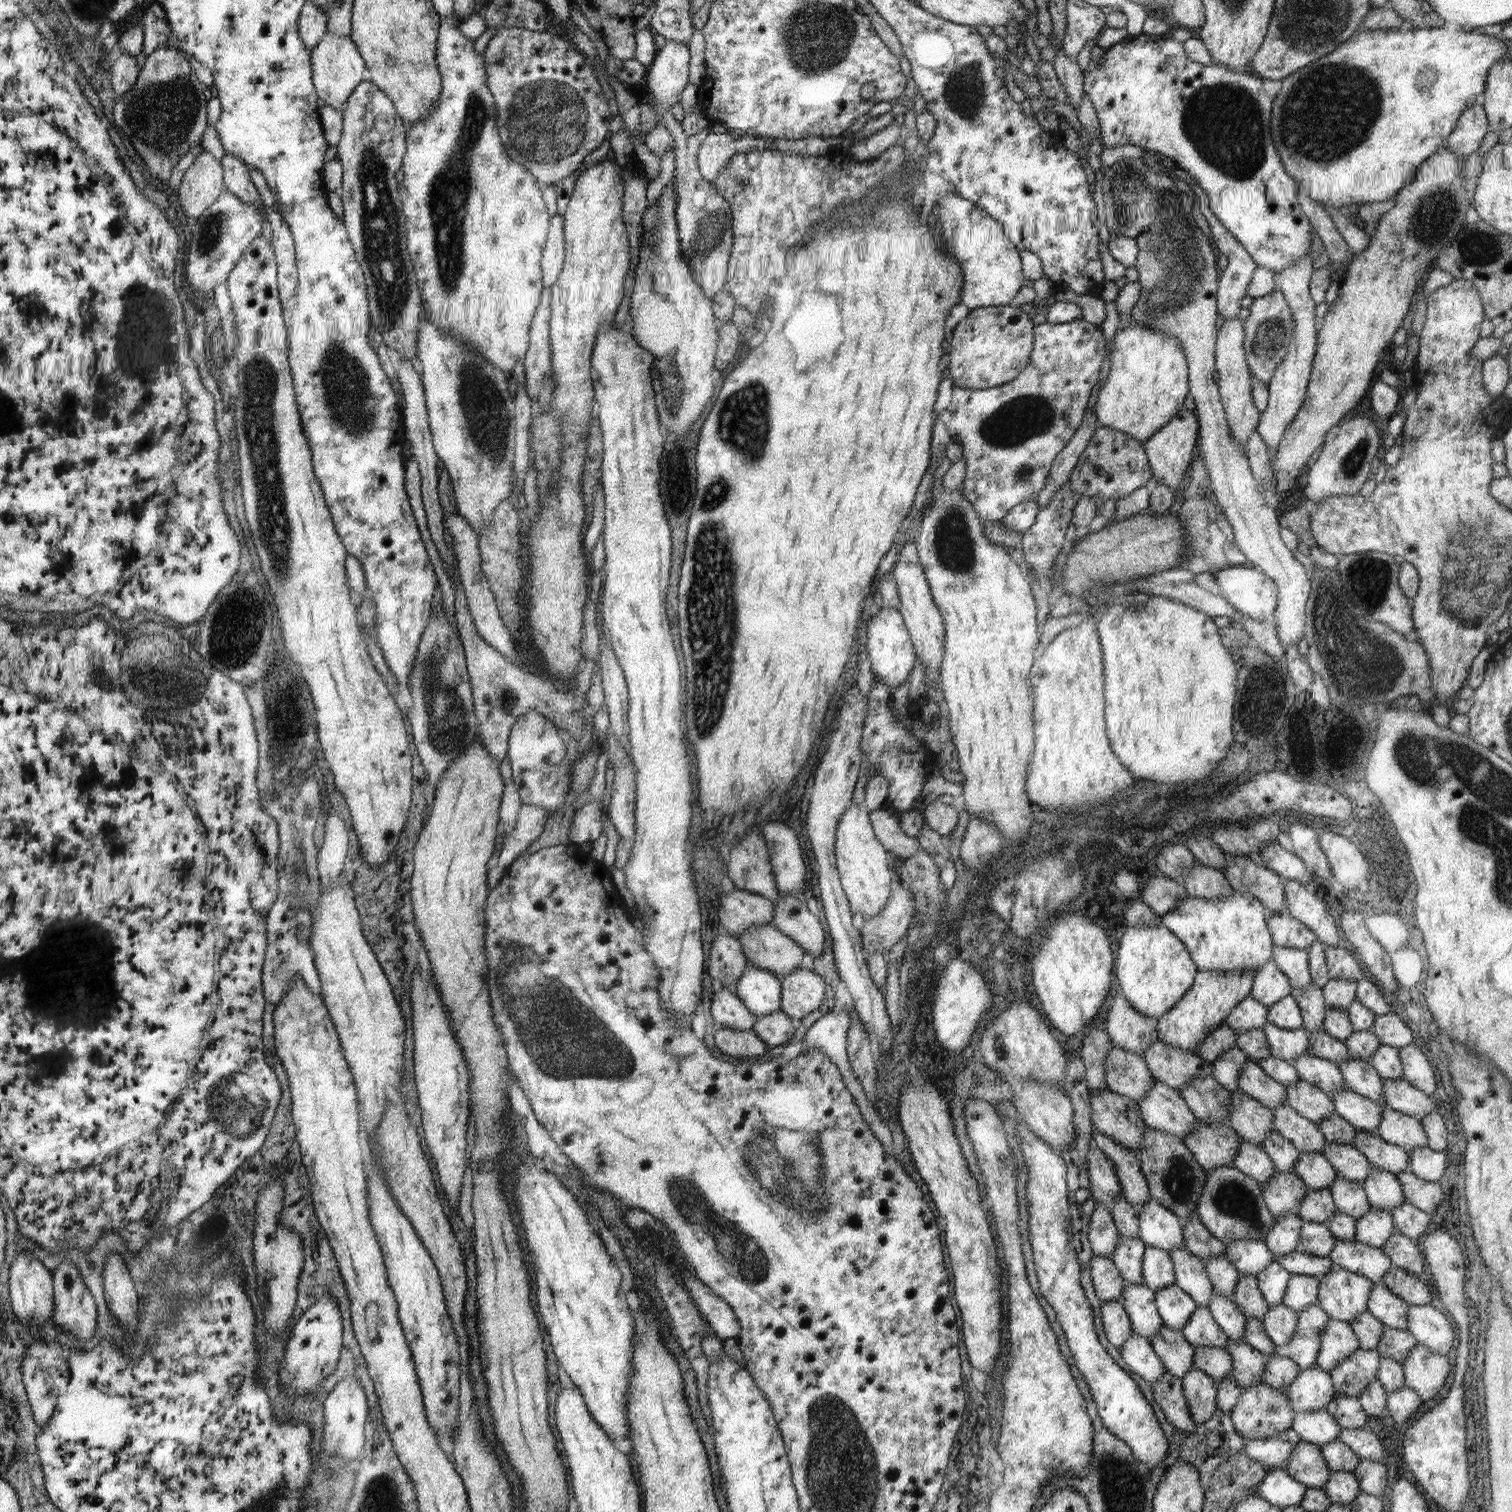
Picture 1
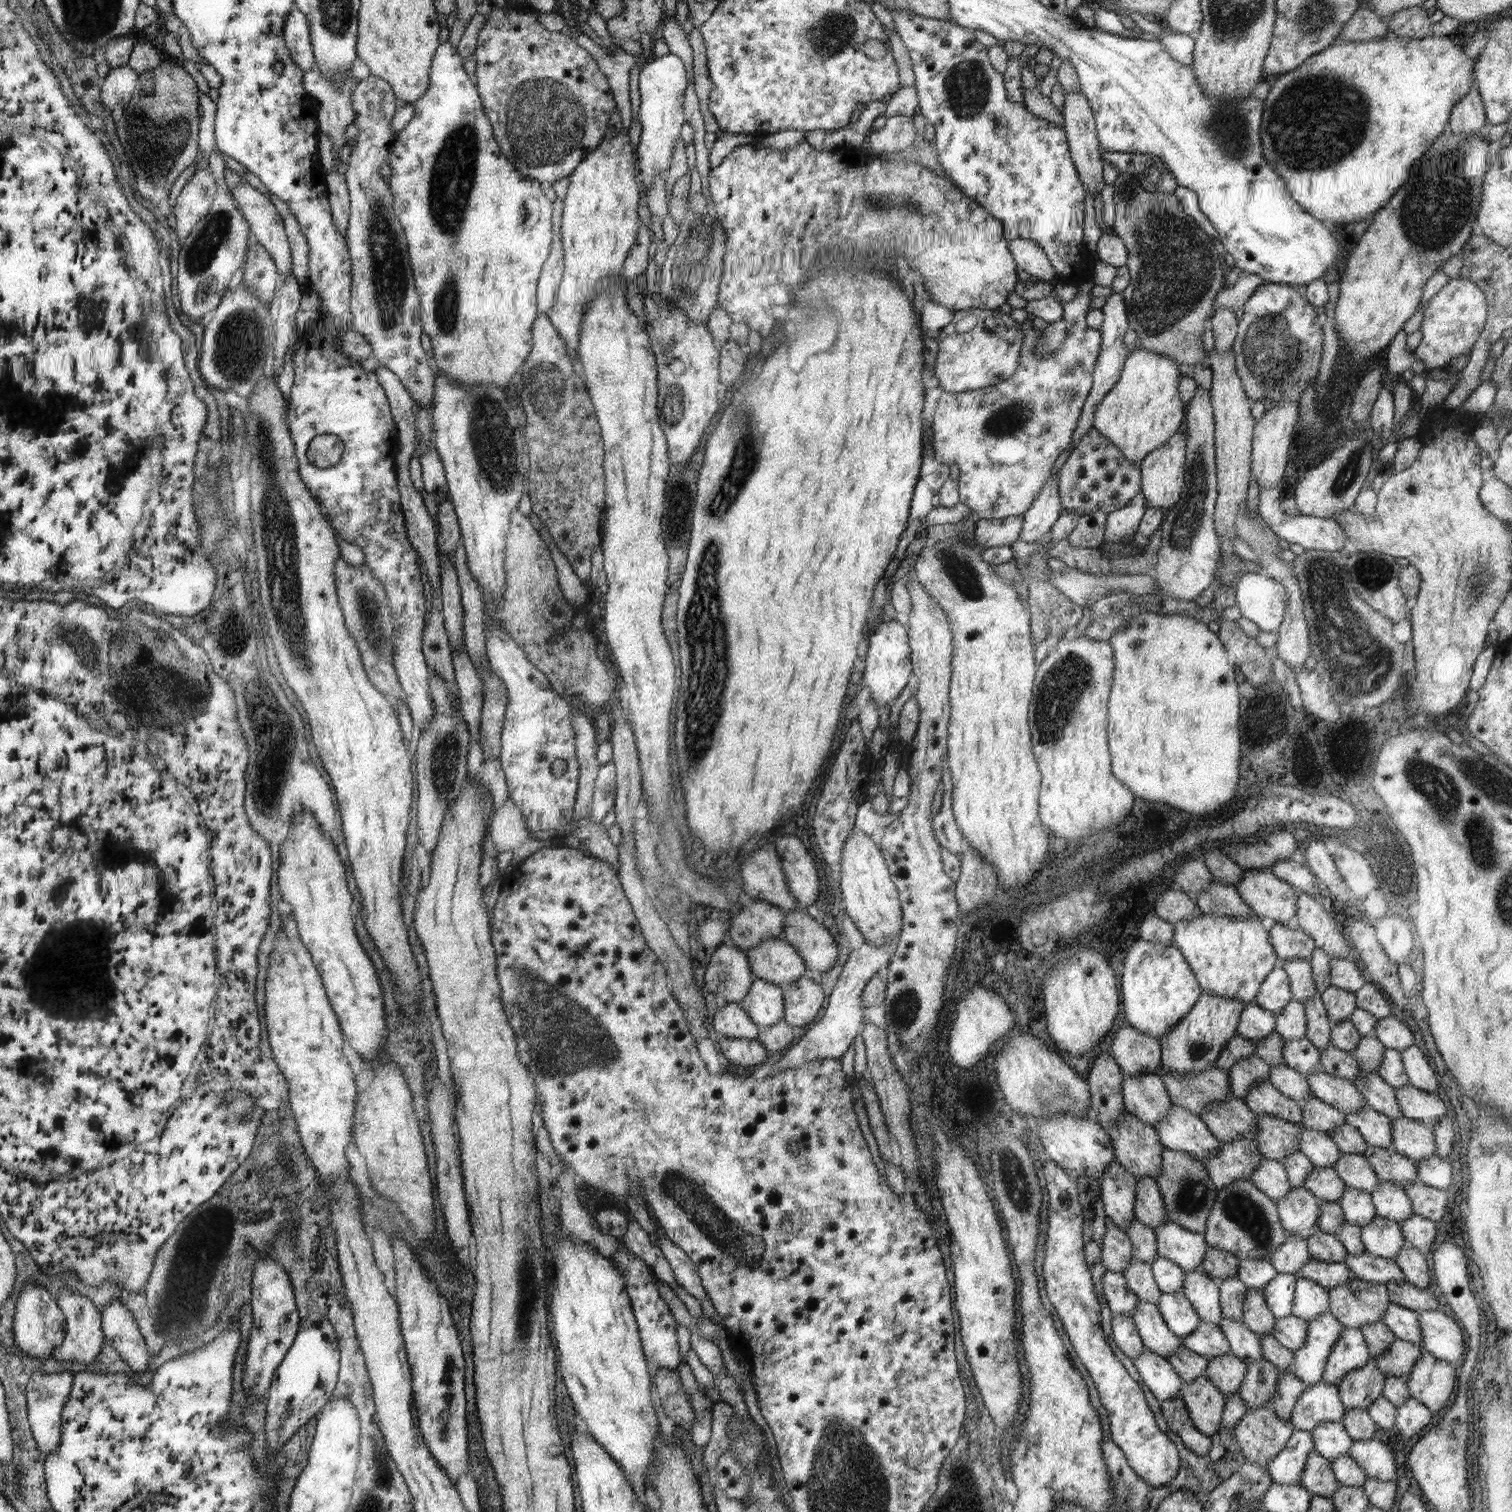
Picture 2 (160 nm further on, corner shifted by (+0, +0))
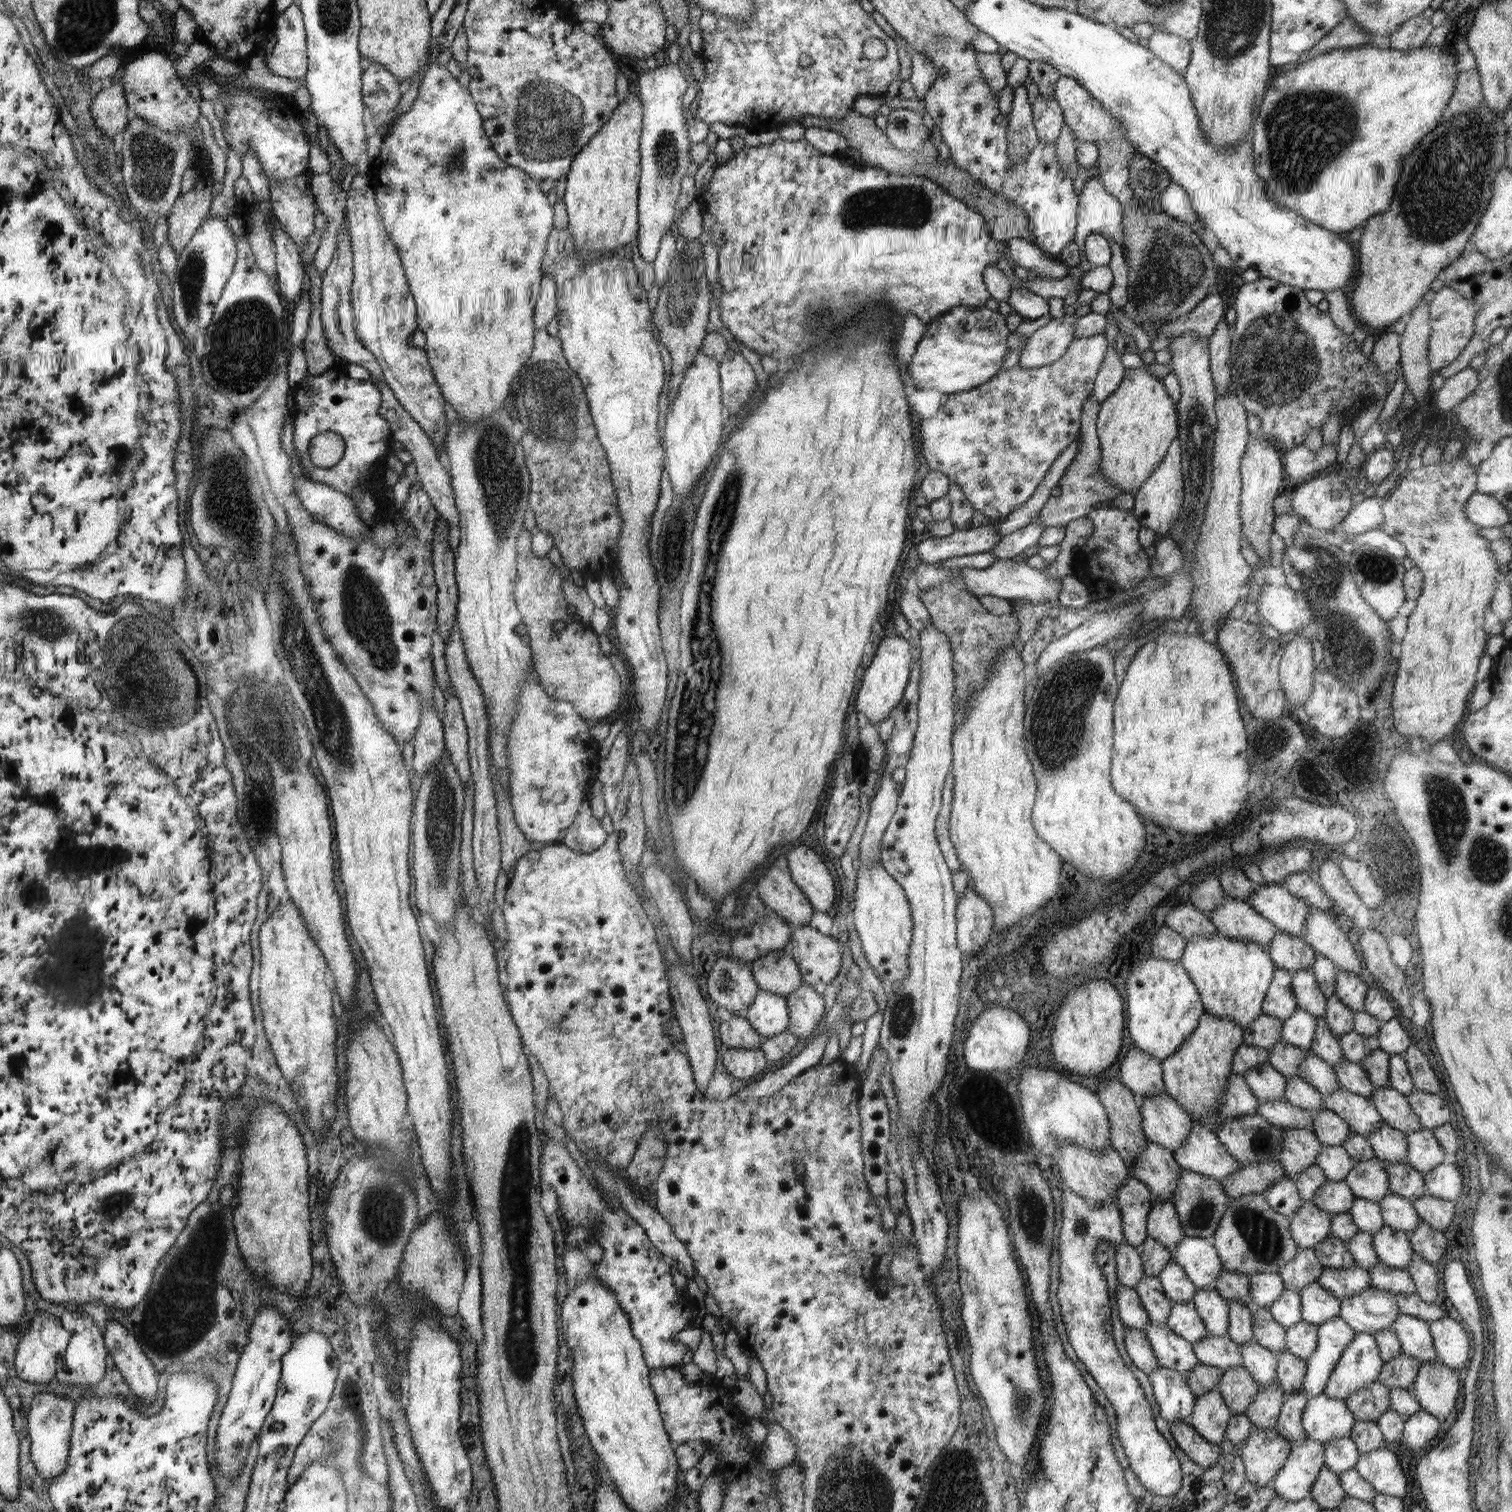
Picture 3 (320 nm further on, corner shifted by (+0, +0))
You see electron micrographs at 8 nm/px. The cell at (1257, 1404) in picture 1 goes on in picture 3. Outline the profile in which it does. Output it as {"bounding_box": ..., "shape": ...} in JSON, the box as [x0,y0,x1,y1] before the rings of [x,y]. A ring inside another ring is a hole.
{"bounding_box":[1238,1428,1291,1486],"shape":[[[1252,1428],[1250,1438],[1238,1449],[1245,1466],[1246,1480],[1266,1486],[1280,1472],[1291,1451],[1291,1444],[1275,1429]]]}

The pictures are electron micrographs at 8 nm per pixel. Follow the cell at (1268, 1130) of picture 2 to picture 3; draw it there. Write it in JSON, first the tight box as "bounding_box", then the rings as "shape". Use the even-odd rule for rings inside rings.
{"bounding_box":[1278,1128,1323,1178],"shape":[[[1293,1128],[1283,1130],[1283,1149],[1279,1152],[1278,1161],[1294,1178],[1305,1168],[1315,1166],[1323,1144],[1312,1129]]]}

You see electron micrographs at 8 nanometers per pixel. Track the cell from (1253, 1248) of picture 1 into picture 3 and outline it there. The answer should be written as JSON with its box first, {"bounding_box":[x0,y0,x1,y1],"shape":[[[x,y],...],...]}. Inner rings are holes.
{"bounding_box":[1248,1272,1286,1308],"shape":[[[1255,1272],[1248,1276],[1251,1302],[1254,1307],[1270,1308],[1286,1289],[1279,1272]]]}

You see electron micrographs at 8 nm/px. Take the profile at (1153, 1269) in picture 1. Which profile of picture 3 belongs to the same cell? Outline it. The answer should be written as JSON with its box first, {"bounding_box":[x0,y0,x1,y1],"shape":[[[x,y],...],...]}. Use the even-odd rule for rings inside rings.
{"bounding_box":[1157,1260,1197,1302],"shape":[[[1174,1260],[1170,1261],[1157,1277],[1163,1286],[1164,1294],[1172,1302],[1192,1302],[1197,1288]]]}

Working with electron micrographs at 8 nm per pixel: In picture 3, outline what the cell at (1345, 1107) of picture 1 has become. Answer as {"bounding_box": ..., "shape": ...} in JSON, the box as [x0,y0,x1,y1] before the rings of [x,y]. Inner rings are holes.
{"bounding_box":[1367,1122,1408,1162],"shape":[[[1387,1122],[1367,1138],[1380,1161],[1407,1162],[1408,1147],[1405,1133],[1392,1128]]]}

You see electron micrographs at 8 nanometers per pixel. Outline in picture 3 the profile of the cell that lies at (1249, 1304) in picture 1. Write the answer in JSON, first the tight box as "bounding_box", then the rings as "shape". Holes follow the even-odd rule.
{"bounding_box":[1253,1307,1286,1354],"shape":[[[1268,1307],[1253,1310],[1253,1333],[1255,1341],[1278,1354],[1286,1349],[1285,1328],[1278,1324]]]}

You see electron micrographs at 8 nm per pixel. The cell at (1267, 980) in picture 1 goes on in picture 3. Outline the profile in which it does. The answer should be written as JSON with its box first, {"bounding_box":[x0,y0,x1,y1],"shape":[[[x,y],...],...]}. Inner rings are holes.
{"bounding_box":[1262,969,1297,1020],"shape":[[[1276,969],[1262,1003],[1263,1013],[1278,1020],[1288,1020],[1297,1009],[1292,992],[1292,973]]]}

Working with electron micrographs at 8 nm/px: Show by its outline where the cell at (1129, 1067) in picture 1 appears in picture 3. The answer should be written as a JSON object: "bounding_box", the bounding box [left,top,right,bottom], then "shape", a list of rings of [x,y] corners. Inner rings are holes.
{"bounding_box":[1139,1092,1191,1154],"shape":[[[1167,1092],[1144,1096],[1139,1102],[1144,1136],[1174,1154],[1190,1134],[1191,1116]]]}

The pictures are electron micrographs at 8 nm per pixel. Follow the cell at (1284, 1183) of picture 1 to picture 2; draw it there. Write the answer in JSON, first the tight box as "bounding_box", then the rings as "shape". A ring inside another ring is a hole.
{"bounding_box":[1276,1187,1322,1239],"shape":[[[1303,1187],[1290,1190],[1282,1200],[1276,1202],[1281,1225],[1285,1232],[1308,1239],[1320,1230],[1317,1224],[1322,1200]]]}

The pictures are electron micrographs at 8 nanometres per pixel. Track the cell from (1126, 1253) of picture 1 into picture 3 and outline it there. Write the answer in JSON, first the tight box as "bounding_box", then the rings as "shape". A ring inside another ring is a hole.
{"bounding_box":[1134,1276,1173,1324],"shape":[[[1145,1276],[1134,1288],[1140,1297],[1149,1320],[1155,1324],[1167,1324],[1173,1302],[1164,1294],[1156,1276]]]}

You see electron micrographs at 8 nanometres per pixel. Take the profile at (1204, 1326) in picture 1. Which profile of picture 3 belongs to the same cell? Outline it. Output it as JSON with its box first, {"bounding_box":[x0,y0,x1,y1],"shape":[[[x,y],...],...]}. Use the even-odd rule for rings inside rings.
{"bounding_box":[1193,1335,1242,1372],"shape":[[[1209,1335],[1200,1342],[1195,1342],[1193,1349],[1198,1362],[1222,1372],[1242,1364],[1241,1348],[1229,1335]]]}

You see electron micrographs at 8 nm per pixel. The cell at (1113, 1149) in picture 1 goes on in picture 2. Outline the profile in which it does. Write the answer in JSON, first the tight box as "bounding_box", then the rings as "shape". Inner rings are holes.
{"bounding_box":[1134,1176,1169,1230],"shape":[[[1141,1176],[1136,1180],[1134,1216],[1153,1230],[1169,1219],[1156,1179],[1151,1176]]]}

